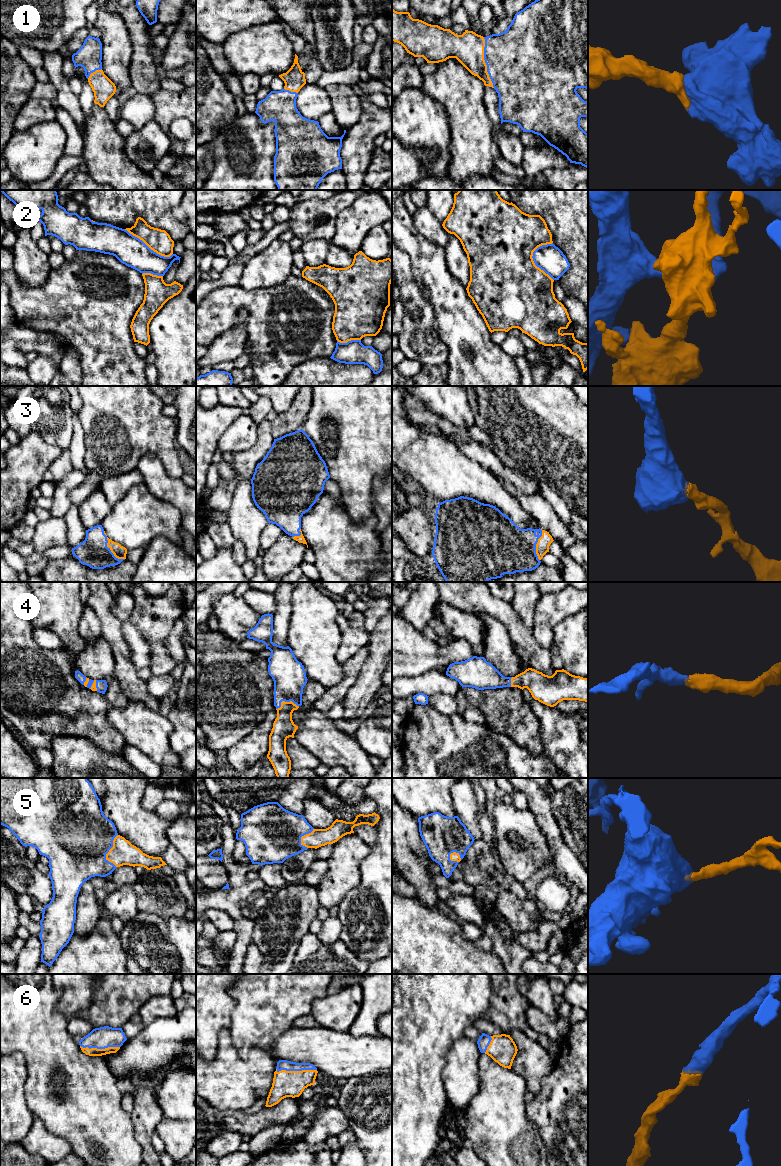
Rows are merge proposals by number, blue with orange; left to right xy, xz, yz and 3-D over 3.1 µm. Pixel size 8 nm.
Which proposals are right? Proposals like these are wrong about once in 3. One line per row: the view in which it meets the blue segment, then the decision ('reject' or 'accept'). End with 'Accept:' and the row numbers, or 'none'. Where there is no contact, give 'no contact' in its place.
1: contact in yz; accept
2: contact in yz; reject
3: contact in xy; accept
4: contact in xz; accept
5: contact in xy; accept
6: contact in xz; accept
Accept: 1, 3, 4, 5, 6

